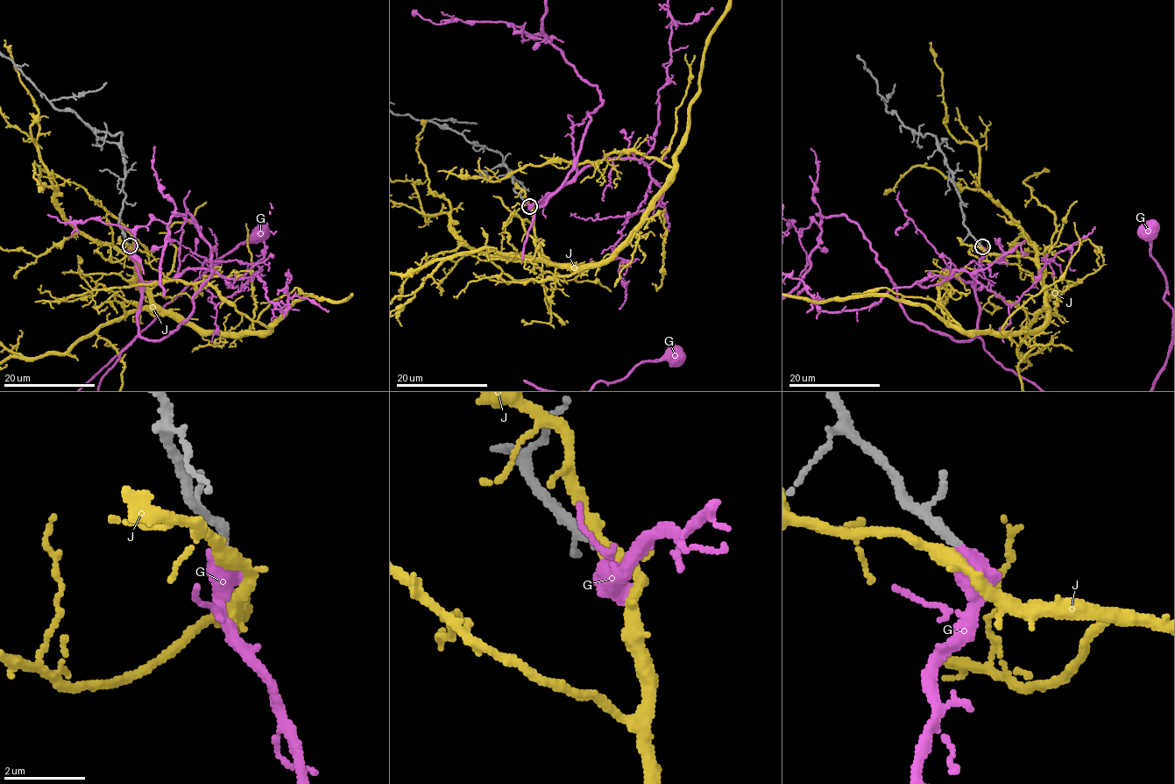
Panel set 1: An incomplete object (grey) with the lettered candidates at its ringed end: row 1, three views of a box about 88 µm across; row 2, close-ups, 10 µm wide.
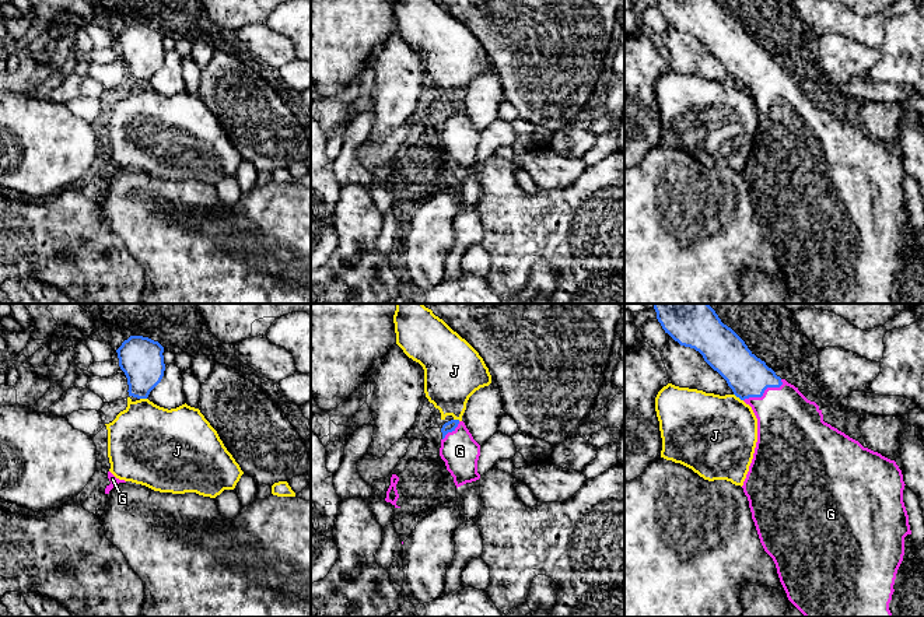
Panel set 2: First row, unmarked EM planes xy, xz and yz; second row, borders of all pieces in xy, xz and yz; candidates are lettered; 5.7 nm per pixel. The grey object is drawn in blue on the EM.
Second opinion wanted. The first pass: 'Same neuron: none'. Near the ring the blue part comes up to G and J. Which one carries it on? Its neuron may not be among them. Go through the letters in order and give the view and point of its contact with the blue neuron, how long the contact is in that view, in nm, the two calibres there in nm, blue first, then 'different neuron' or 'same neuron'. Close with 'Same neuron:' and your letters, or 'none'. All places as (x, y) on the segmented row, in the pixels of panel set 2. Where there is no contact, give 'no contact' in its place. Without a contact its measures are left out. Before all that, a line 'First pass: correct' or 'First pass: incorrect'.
First pass: incorrect
G: yz (763, 392) | 260 nm | 240/360 nm | same neuron
J: yz (738, 396) | 70 nm | 240/440 nm | different neuron
Same neuron: G

